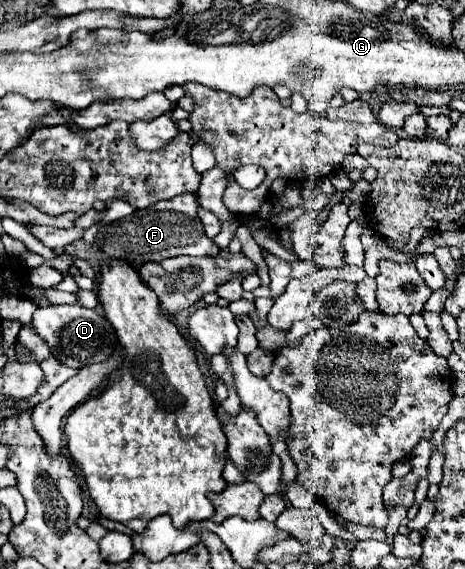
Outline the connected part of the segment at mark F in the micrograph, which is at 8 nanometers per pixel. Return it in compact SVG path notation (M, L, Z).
M195 193L177 195L169 201L159 201L147 209L135 209L131 215L101 227L95 241L107 257L123 259L133 265L179 255L217 255L219 247L207 239L197 209L199 203Z

